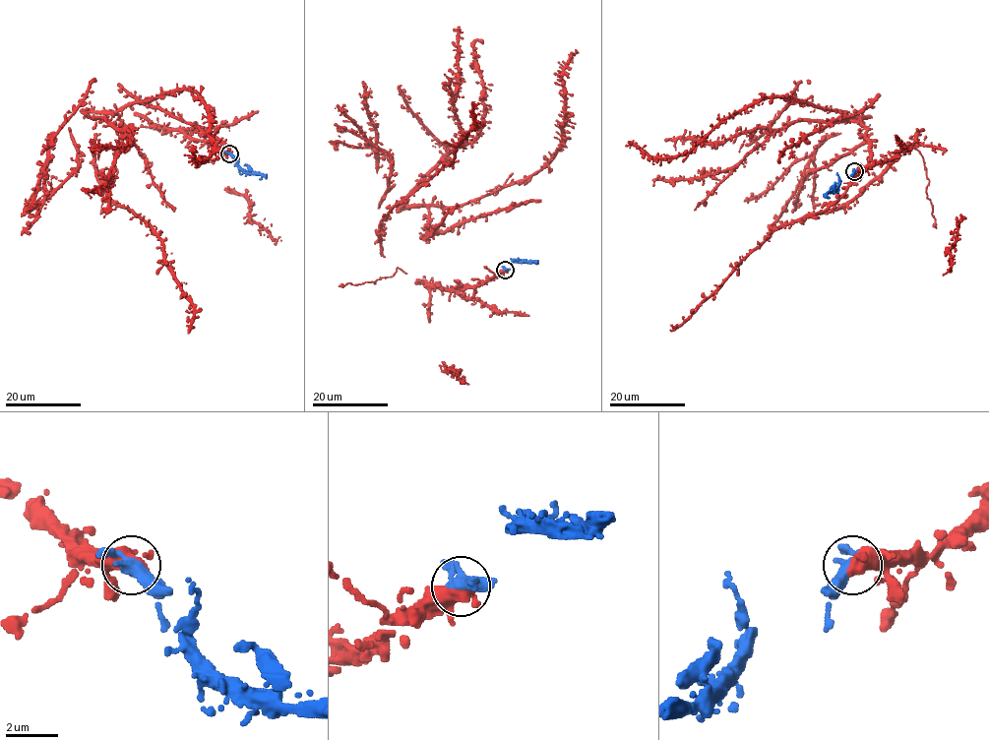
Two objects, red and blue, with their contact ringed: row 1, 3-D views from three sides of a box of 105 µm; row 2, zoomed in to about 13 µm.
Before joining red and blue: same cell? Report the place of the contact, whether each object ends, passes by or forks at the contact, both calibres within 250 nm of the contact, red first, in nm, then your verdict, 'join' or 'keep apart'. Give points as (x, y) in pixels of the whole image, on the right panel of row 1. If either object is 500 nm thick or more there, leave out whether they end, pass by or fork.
place (854, 171); calibres 650 and 400 nm; join

